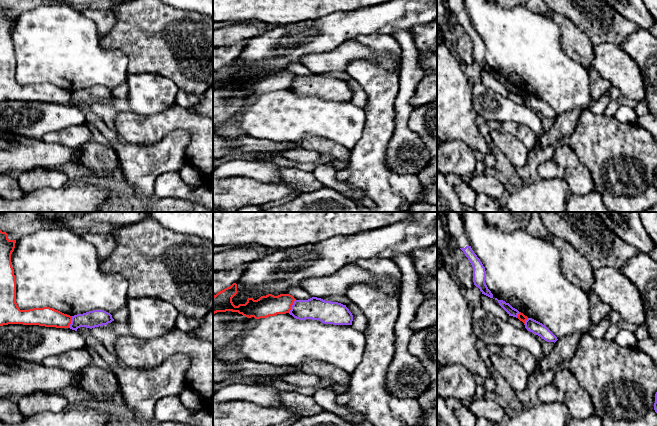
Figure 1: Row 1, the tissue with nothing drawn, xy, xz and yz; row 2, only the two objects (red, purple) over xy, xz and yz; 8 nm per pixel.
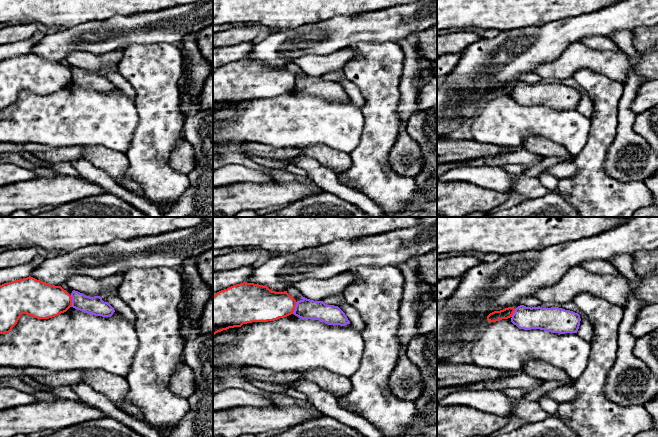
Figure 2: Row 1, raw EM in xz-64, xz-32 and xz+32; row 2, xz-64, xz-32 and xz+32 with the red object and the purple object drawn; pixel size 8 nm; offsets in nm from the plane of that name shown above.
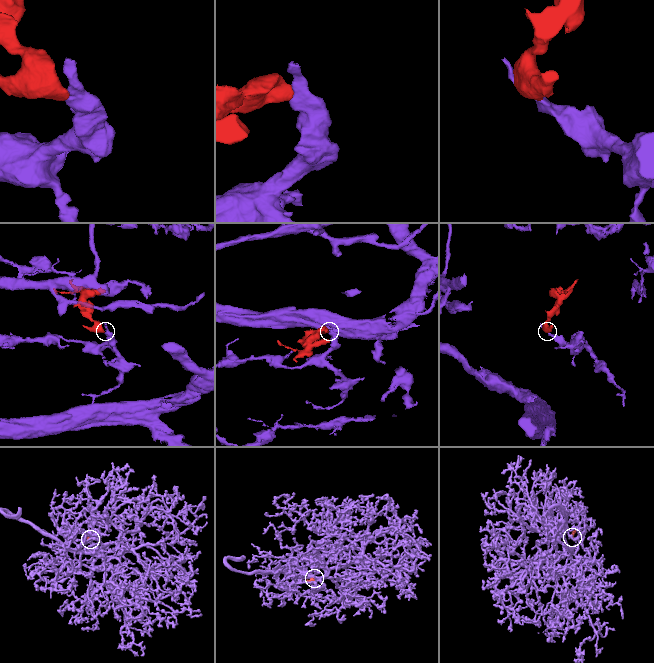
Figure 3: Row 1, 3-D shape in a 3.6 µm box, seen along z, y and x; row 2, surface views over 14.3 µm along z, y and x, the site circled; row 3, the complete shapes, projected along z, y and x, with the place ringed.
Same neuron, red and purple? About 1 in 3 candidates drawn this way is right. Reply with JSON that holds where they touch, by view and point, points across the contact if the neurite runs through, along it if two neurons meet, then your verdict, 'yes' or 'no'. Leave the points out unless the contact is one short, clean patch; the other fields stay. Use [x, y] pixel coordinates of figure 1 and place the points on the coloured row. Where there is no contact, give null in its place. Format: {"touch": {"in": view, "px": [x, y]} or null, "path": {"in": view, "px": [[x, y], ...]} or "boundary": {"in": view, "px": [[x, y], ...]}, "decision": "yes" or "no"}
{"touch": {"in": "xz", "px": [291, 306]}, "boundary": {"in": "xz", "px": [[295, 299], [288, 312]]}, "decision": "no"}

